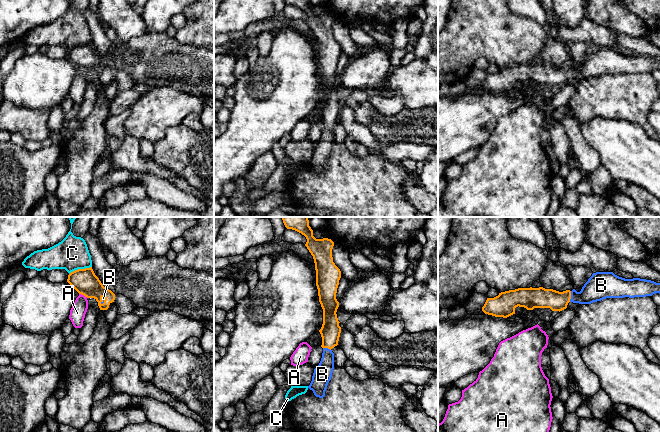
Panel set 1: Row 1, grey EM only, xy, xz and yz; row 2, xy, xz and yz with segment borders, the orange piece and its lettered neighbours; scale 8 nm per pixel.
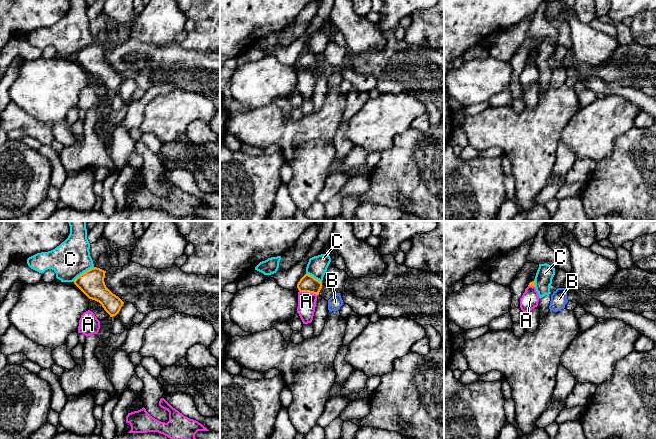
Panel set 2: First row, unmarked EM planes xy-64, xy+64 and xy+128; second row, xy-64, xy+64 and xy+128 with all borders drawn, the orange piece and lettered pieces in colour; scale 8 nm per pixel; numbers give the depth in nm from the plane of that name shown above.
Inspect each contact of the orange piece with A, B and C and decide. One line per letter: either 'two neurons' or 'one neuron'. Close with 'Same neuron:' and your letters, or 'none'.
A: two neurons
B: one neuron
C: two neurons
Same neuron: B

